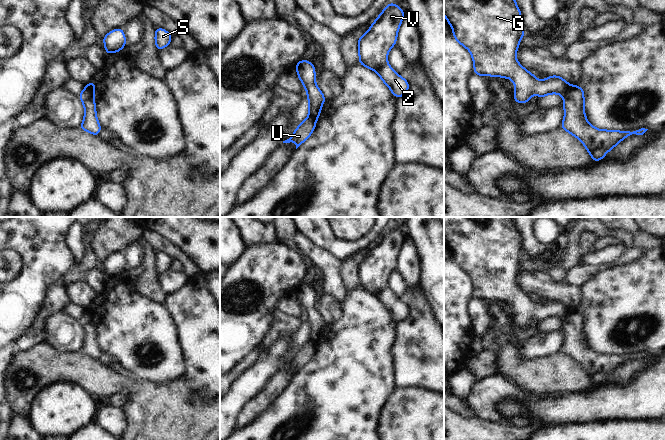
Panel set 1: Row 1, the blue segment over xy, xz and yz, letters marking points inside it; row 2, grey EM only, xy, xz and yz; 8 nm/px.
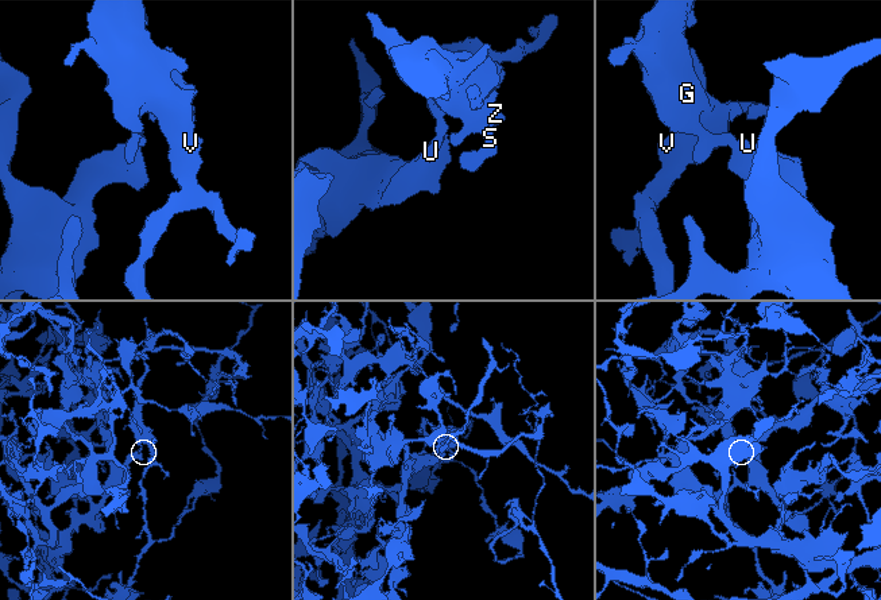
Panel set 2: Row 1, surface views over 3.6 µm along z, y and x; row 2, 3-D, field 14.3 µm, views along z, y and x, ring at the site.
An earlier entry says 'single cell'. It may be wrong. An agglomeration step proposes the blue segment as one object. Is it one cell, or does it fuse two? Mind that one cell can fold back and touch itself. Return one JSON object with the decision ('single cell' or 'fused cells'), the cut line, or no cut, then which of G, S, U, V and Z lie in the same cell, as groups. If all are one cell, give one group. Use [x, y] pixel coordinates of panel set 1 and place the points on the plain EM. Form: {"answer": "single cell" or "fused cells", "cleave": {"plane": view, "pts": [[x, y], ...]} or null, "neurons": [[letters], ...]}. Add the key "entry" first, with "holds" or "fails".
{"entry": "fails", "answer": "fused cells", "cleave": {"plane": "yz", "pts": [[571, 310], [564, 322]]}, "neurons": [["G", "S", "V", "Z"], ["U"]]}

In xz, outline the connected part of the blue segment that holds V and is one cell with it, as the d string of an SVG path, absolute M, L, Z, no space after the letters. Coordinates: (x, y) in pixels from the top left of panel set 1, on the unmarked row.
M389 227L369 254L357 264L359 287L374 294L396 322L407 317L409 307L390 291L387 278L395 270L404 239L403 233Z

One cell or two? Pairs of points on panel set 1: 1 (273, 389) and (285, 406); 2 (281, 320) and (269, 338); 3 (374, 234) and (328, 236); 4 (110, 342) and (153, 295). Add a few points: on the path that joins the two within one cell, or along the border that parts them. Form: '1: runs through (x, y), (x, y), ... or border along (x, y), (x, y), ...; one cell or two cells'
1: border along (292, 376), (284, 389), (262, 412); two cells
2: runs through (281, 324), (273, 334); one cell
3: runs through (363, 243), (356, 246), (339, 246); one cell
4: border along (132, 285), (139, 294), (162, 304); two cells

